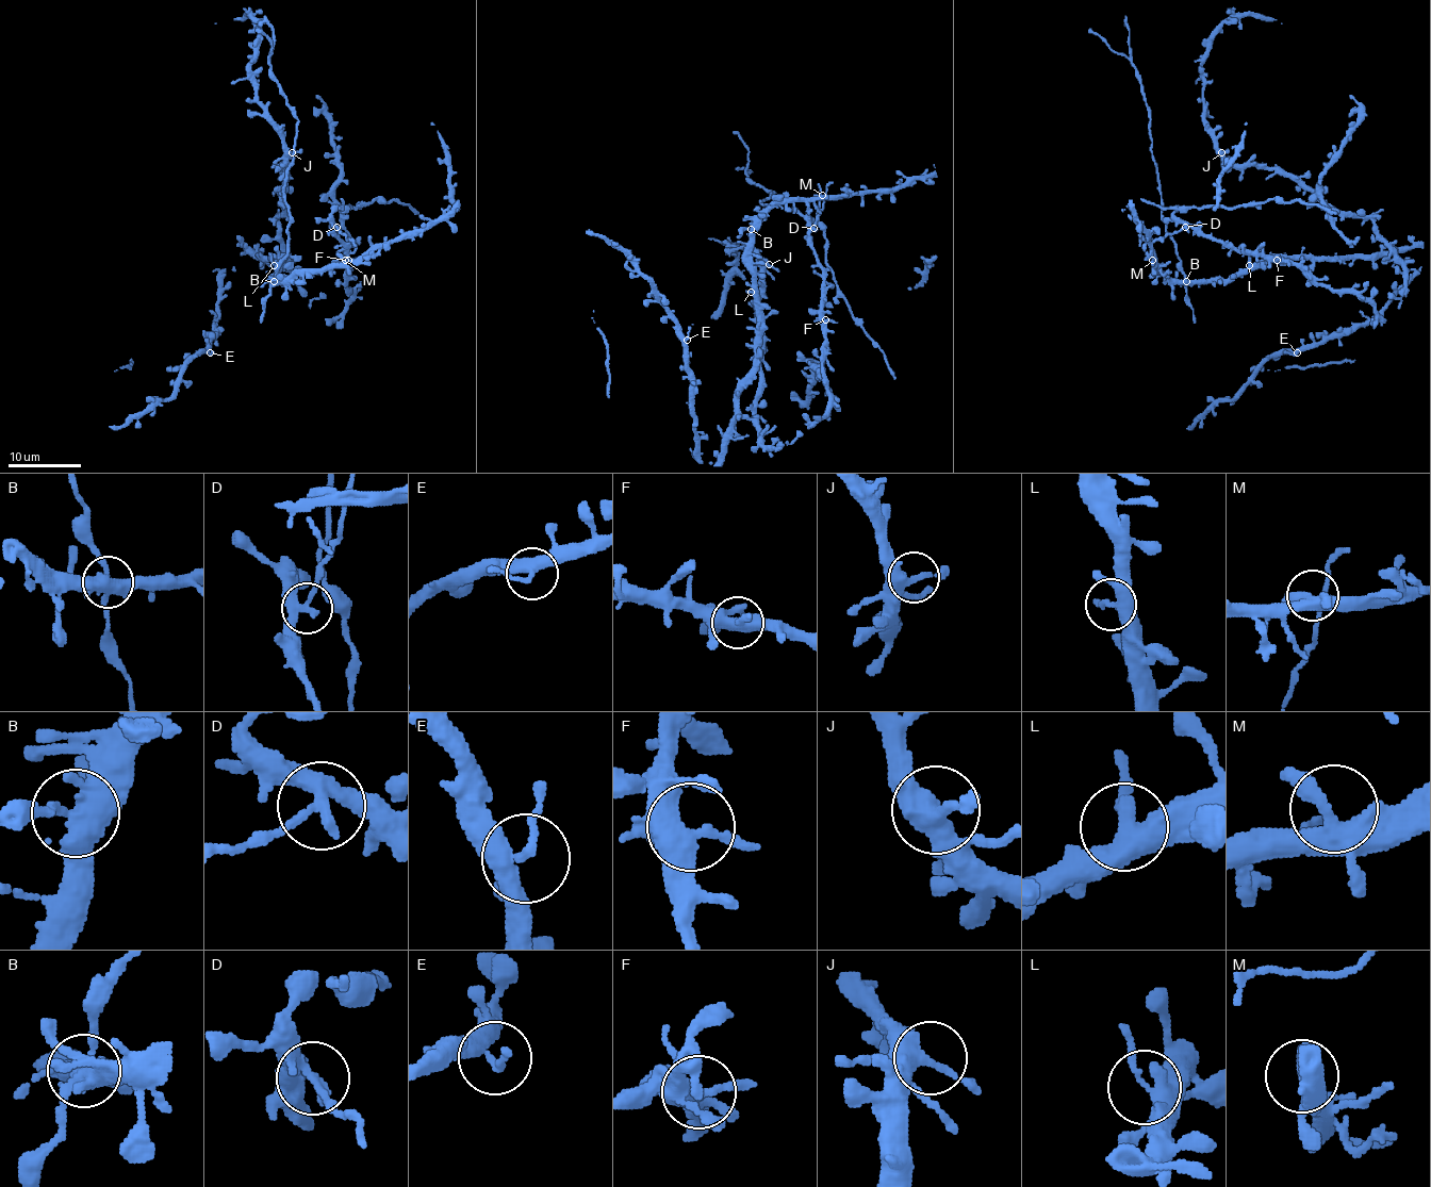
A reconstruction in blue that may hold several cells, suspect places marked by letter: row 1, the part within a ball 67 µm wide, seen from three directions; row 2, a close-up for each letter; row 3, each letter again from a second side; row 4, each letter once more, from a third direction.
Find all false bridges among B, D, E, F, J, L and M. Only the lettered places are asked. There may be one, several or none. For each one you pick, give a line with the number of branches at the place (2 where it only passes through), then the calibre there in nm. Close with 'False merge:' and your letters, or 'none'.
B: branches 4; calibre 480 nm
D: branches 3; calibre 300 nm
False merge: B, D

